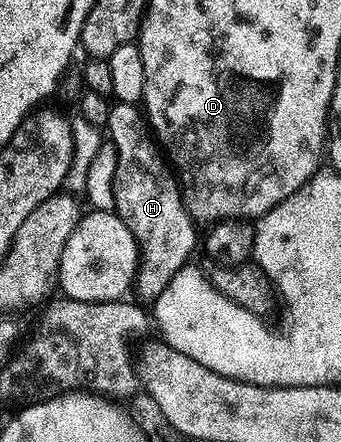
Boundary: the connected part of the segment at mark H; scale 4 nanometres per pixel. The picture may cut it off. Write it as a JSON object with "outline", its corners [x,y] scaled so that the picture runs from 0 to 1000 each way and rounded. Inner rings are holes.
{"outline":[[[331,235],[317,251],[311,301],[346,342],[346,387],[334,387],[334,480],[352,489],[358,505],[378,516],[390,541],[399,543],[405,588],[393,600],[393,672],[399,663],[402,683],[455,686],[463,667],[475,667],[487,640],[499,640],[516,615],[554,597],[560,581],[551,579],[581,563],[581,527],[575,536],[569,518],[575,509],[540,473],[513,389],[463,335],[428,281],[425,258],[399,238]]]}

